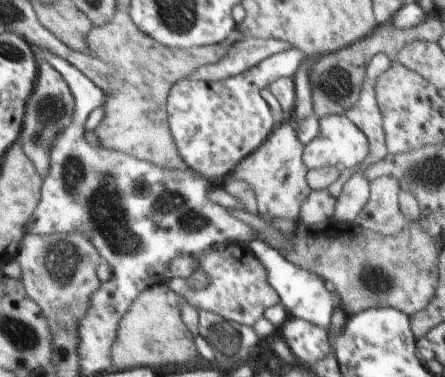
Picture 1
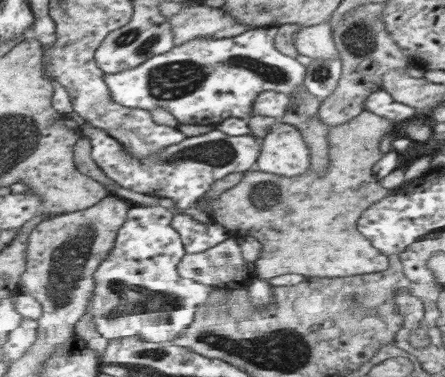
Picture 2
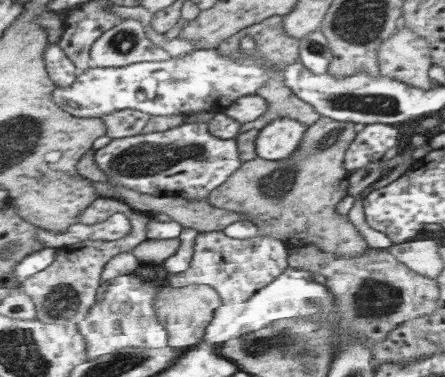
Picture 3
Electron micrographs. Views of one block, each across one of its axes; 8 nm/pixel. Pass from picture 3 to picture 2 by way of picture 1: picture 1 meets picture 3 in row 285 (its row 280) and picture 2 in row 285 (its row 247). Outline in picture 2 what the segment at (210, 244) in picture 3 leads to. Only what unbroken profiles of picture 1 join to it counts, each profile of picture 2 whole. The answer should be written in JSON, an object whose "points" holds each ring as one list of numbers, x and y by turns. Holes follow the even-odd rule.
{"points":[[229,236,223,244,207,252,187,254,179,264,179,274,225,290,247,288,255,276,255,264,245,262,237,238]]}

